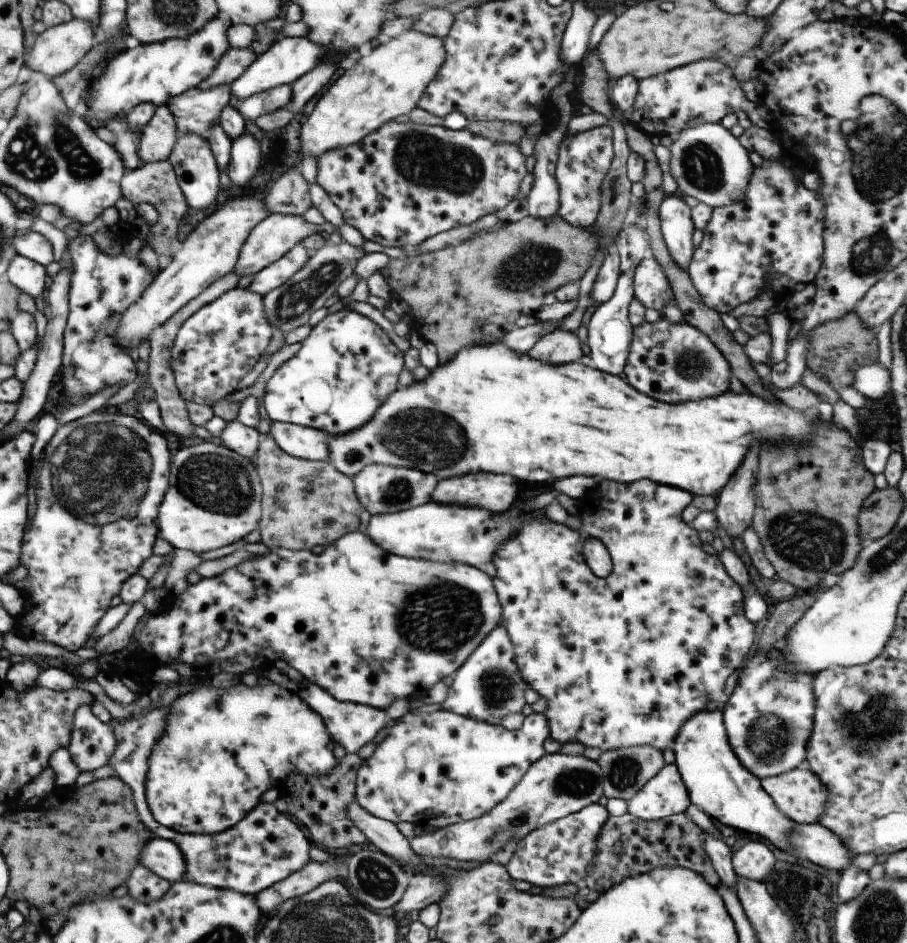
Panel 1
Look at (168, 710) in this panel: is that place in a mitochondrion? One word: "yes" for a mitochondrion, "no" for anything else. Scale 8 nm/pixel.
no

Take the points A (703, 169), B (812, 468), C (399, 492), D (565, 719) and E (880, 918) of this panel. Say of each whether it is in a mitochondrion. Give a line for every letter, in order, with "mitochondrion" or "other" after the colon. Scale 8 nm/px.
A: mitochondrion
B: other
C: mitochondrion
D: other
E: mitochondrion

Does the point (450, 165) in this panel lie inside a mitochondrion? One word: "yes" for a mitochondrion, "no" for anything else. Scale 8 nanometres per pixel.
yes

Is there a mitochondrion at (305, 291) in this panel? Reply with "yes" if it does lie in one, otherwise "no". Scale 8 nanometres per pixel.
yes

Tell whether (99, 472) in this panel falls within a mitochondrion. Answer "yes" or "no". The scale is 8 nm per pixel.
yes

